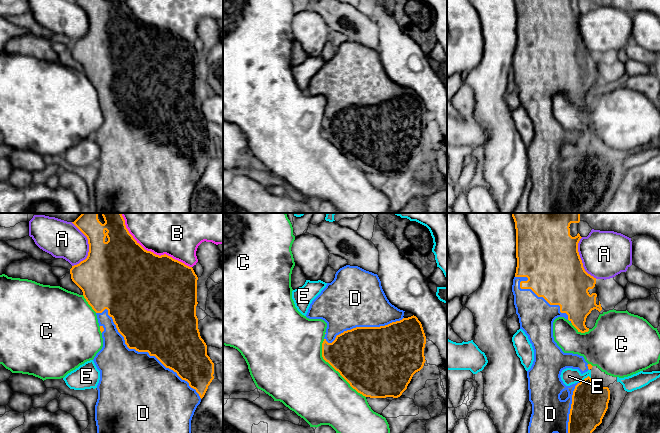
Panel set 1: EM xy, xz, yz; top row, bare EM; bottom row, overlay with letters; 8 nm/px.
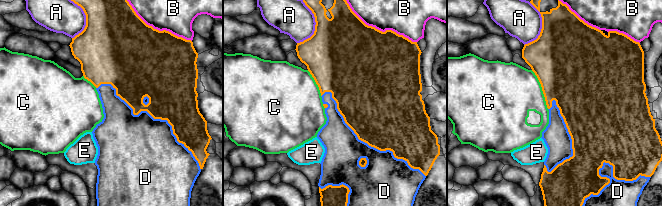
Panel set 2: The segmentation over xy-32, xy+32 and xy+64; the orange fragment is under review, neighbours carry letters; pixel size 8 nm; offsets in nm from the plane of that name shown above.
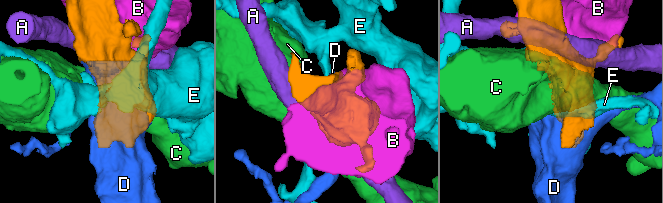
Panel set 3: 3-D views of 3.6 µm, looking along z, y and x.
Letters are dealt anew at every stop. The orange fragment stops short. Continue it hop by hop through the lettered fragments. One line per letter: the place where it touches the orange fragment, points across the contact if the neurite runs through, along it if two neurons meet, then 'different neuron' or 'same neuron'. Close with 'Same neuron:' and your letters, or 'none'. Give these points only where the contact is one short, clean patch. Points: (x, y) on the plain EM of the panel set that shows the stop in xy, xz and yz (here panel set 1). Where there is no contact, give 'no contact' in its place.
A: contact xy (89, 24); different neuron
B: contact xy (155, 30); different neuron
C: contact xz (335, 145); different neuron
D: contact xy (142, 127); same neuron
E: contact yz (585, 154); border yz (590, 153), (587, 152), (580, 158); different neuron
Same neuron: D

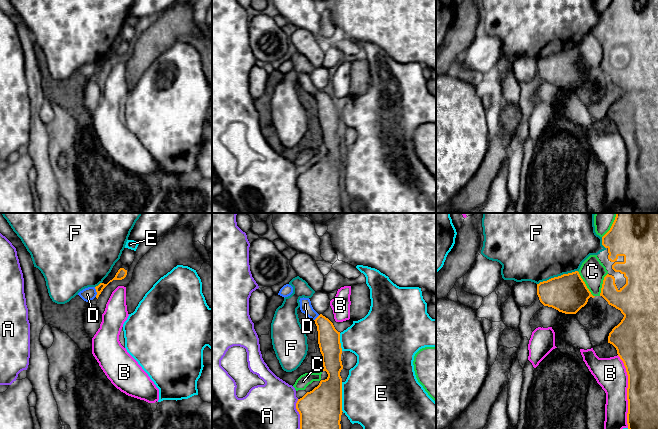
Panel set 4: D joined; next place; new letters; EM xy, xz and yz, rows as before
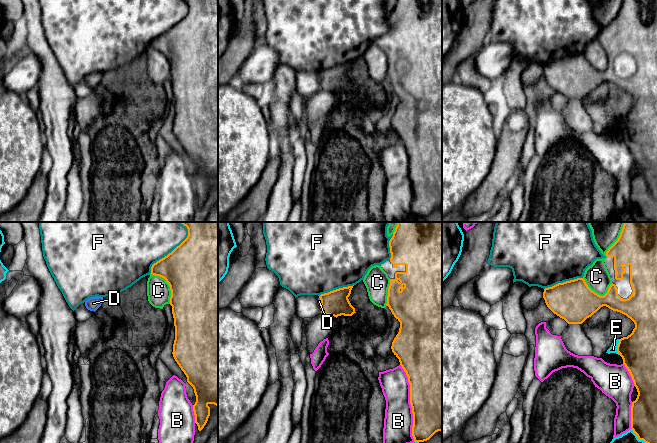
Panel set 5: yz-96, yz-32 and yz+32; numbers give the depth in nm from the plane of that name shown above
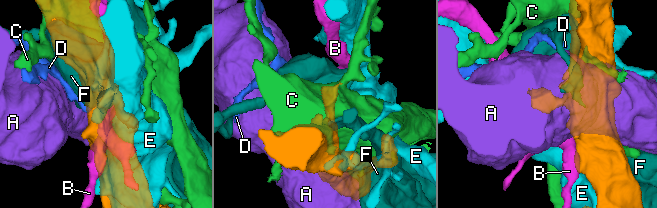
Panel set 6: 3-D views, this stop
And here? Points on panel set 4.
A: contact xz (300, 194); different neuron
B: contact yz (627, 167); different neuron
C: contact yz (585, 60); different neuron
D: contact xy (96, 67); border xy (94, 63), (96, 72); different neuron
E: contact xz (341, 173); different neuron
F: contact yz (558, 52); different neuron
Same neuron: none

